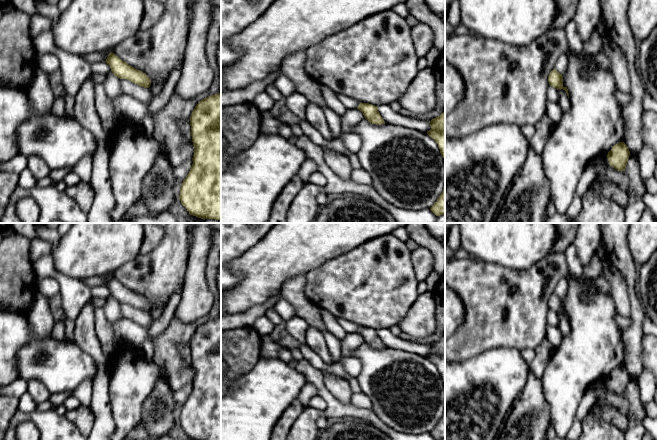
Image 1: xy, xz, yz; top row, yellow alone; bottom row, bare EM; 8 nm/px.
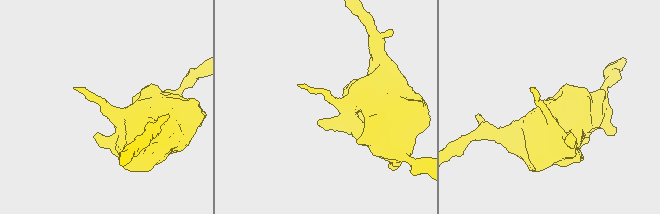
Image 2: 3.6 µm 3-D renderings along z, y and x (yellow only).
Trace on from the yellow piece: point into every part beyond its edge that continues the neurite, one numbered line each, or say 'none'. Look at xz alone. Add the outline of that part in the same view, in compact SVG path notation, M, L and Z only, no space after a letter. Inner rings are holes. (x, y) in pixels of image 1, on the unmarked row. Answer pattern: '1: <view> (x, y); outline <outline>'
none

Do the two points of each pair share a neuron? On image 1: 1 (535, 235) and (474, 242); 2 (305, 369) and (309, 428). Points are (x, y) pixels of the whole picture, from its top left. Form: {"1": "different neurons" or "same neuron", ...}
{"1": "same neuron", "2": "different neurons"}

